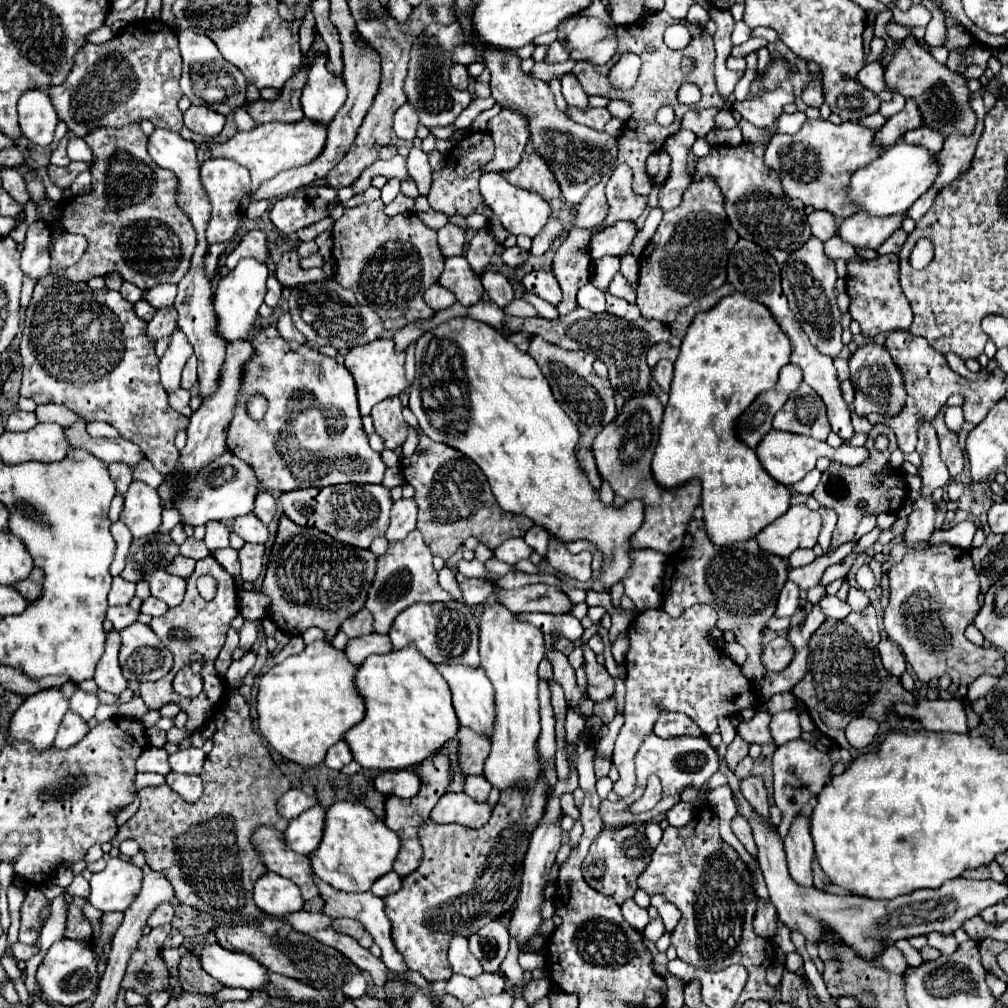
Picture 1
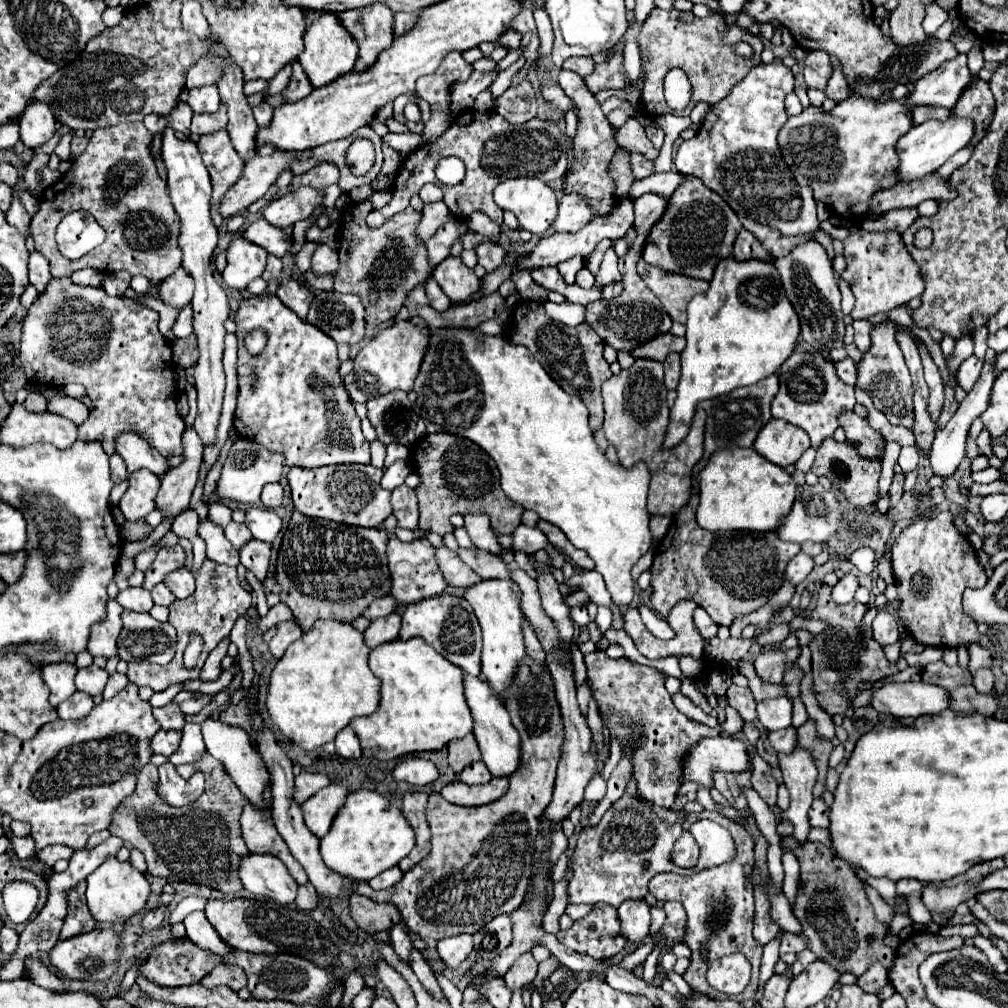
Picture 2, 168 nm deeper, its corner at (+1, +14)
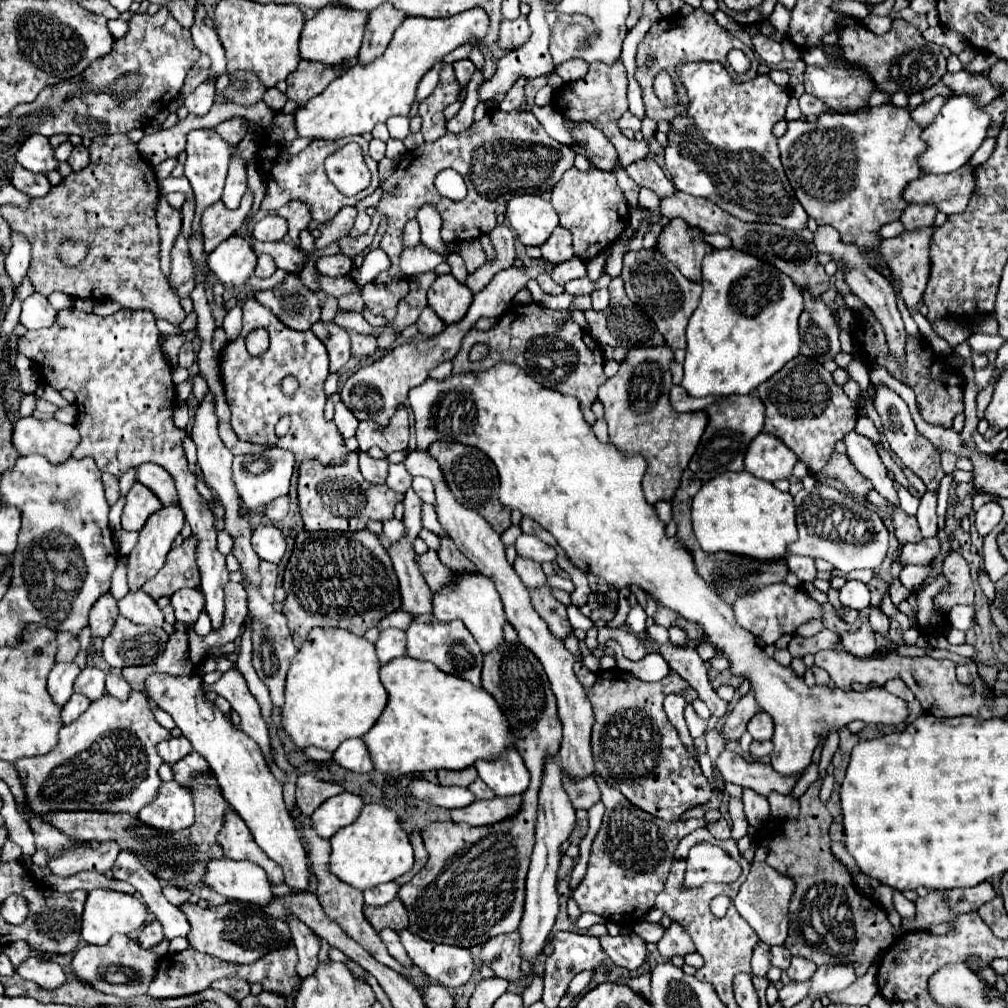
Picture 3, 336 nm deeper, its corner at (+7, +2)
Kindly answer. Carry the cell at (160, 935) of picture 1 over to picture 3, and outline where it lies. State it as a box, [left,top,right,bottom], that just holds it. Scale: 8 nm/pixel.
[138,920,164,949]

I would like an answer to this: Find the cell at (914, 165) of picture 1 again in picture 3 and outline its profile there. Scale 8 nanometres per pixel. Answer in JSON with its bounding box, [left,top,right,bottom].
[918,96,990,174]

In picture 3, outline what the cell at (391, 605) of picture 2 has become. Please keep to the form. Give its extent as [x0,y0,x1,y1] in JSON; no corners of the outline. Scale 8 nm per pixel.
[376,610,414,630]

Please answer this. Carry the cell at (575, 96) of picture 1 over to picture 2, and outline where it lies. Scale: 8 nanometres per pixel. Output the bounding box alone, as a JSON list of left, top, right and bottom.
[558,70,618,216]

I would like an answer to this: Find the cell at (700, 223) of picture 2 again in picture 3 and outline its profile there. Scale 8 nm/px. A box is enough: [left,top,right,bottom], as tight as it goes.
[656,218,714,282]

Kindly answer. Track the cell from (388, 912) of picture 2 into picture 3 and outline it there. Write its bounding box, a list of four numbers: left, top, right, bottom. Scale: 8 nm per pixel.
[364,898,408,932]

